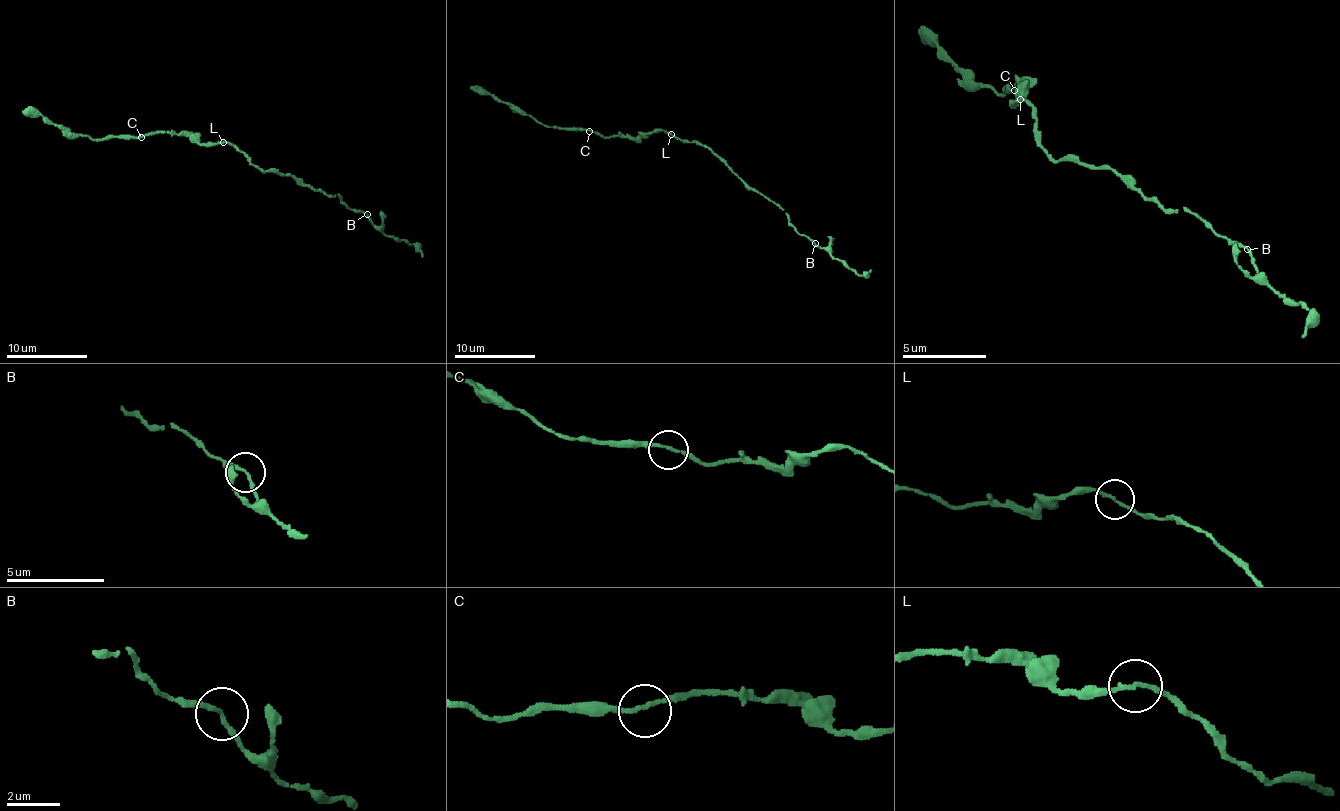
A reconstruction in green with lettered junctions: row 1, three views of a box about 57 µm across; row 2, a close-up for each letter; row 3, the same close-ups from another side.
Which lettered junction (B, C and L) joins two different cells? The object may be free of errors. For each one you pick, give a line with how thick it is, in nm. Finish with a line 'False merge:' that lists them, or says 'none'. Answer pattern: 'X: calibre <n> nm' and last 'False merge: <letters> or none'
False merge: none

